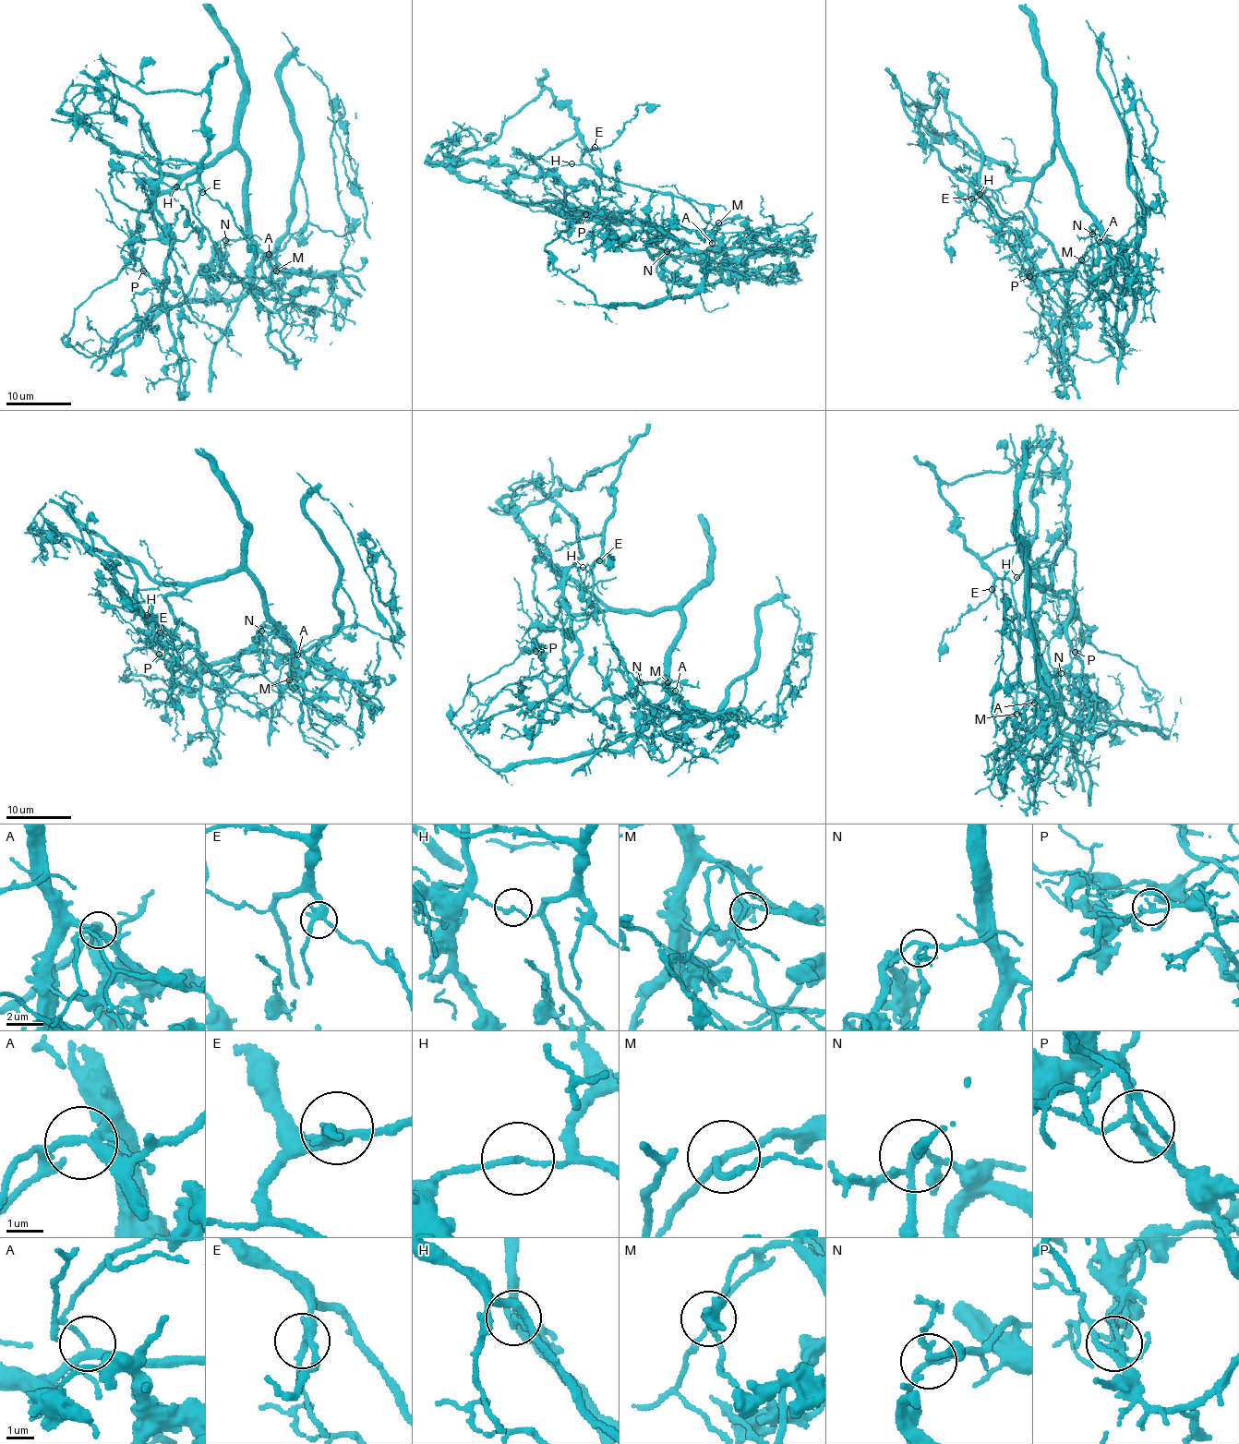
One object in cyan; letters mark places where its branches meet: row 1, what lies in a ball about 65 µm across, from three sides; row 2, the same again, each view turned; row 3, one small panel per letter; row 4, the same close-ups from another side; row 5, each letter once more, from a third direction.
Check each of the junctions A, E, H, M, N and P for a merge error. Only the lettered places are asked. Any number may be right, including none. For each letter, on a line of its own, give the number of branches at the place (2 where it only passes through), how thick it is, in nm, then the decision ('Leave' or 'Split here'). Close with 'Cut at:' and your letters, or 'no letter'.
A: Branches: 4. Thickness 240 nm. Leave
E: Branches: 3. Thickness 300 nm. Leave
H: Branches: 2. Thickness 140 nm. Split here
M: Branches: 3. Thickness 160 nm. Leave
N: Branches: 4. Thickness 220 nm. Leave
P: Branches: 4. Thickness 150 nm. Leave
Cut at: H

